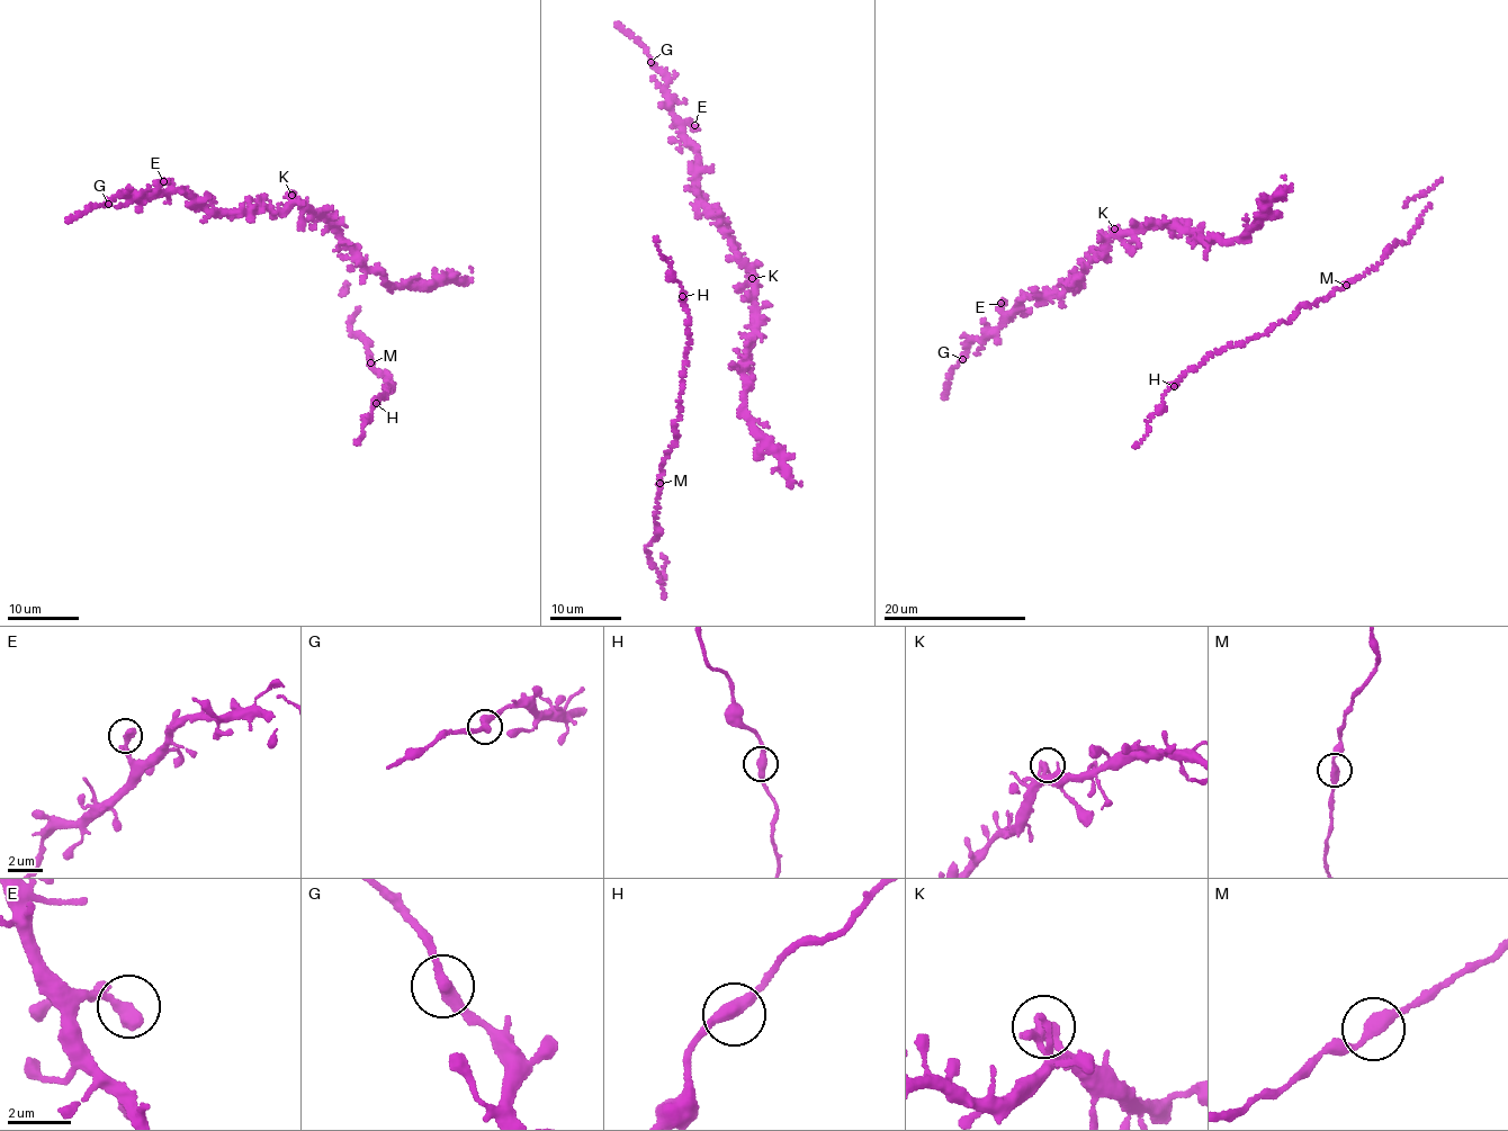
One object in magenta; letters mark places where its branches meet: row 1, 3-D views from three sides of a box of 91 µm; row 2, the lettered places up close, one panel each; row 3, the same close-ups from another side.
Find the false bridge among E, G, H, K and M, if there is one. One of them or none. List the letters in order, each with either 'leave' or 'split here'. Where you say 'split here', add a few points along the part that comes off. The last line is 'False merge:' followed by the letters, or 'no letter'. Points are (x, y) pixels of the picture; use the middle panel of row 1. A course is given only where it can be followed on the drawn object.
E: leave
G: split here; foreign part runs (651, 62), (644, 44), (617, 24)
H: leave
K: leave
M: leave
False merge: G

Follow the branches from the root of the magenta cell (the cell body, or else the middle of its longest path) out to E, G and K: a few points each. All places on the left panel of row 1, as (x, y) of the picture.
E: (343, 243), (330, 222), (297, 203), (279, 212), (258, 207), (212, 212), (181, 190), (156, 191), (163, 181)
G: (343, 243), (330, 222), (294, 203), (279, 212), (212, 212), (173, 189), (138, 198), (123, 194), (108, 204)
K: (343, 243), (330, 222), (304, 207), (292, 195)

